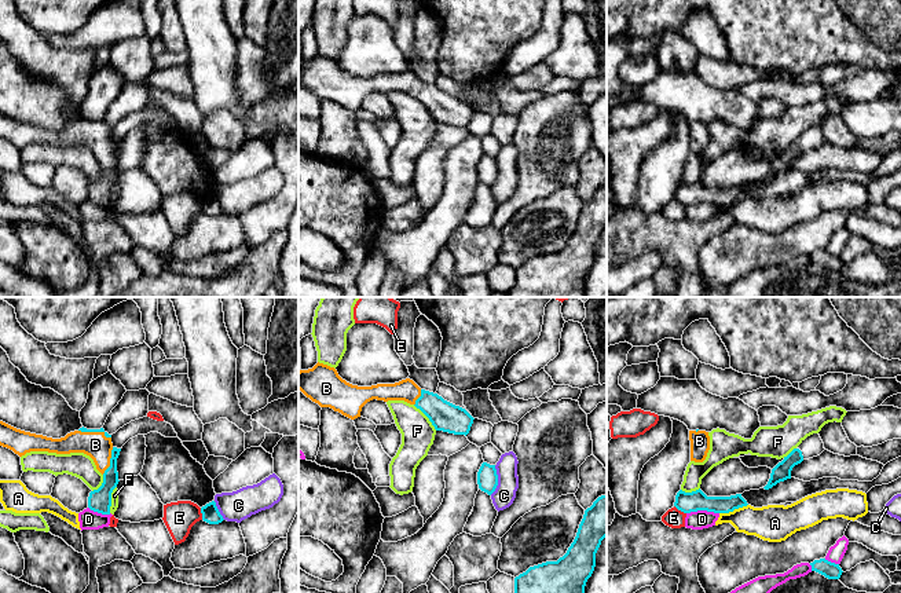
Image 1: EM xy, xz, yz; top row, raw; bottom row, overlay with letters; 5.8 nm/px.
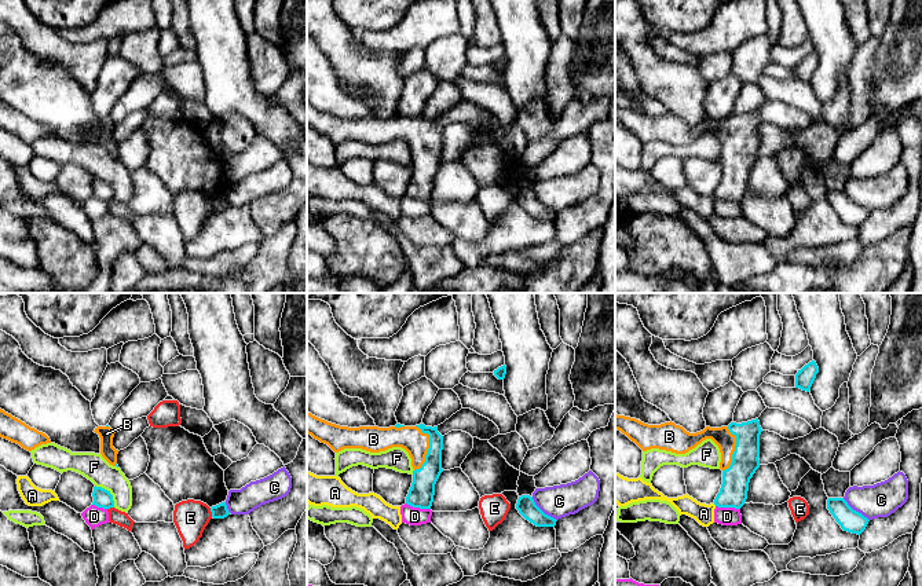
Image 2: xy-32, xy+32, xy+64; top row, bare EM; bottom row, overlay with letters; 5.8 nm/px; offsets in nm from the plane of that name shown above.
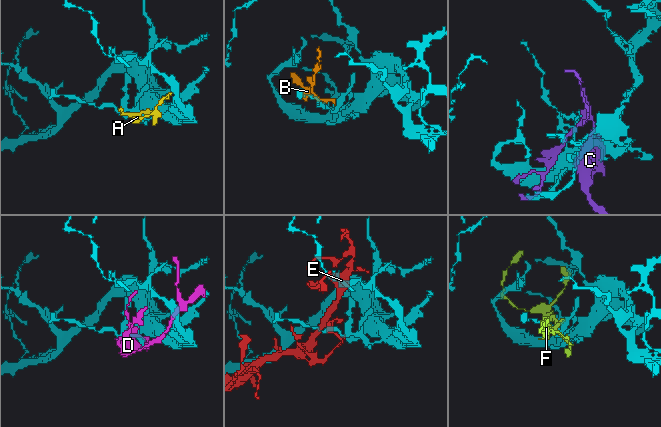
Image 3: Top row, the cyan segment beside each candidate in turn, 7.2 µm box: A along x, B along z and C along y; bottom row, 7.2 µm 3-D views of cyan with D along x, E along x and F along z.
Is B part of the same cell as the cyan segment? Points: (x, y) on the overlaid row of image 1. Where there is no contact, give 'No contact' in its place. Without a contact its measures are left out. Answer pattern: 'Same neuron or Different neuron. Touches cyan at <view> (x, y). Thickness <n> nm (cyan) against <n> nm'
Same neuron. Touches cyan at xy (110, 461). Thickness 130 nm (cyan) against 150 nm

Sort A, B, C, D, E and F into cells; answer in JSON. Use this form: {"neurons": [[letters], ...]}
{"neurons": [["A"], ["B"], ["C"], ["D"], ["E"], ["F"]]}

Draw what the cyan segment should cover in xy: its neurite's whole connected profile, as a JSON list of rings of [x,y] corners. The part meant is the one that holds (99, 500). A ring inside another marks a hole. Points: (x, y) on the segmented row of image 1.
[[[0,421],[0,446],[12,450],[19,457],[30,451],[48,451],[56,454],[84,453],[89,455],[96,469],[103,475],[103,483],[89,493],[88,508],[102,515],[110,515],[111,493],[118,484],[117,458],[121,449],[111,443],[111,435],[103,428],[67,433],[65,438],[52,439],[17,429]]]

